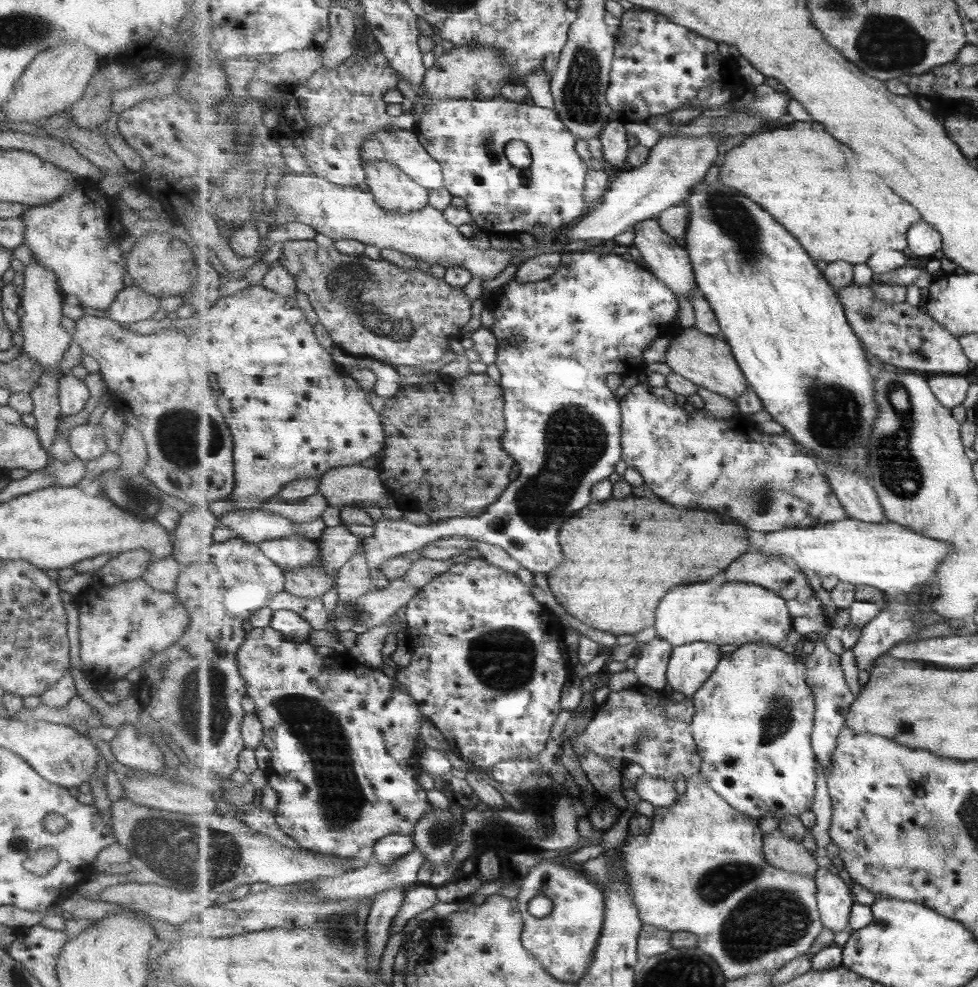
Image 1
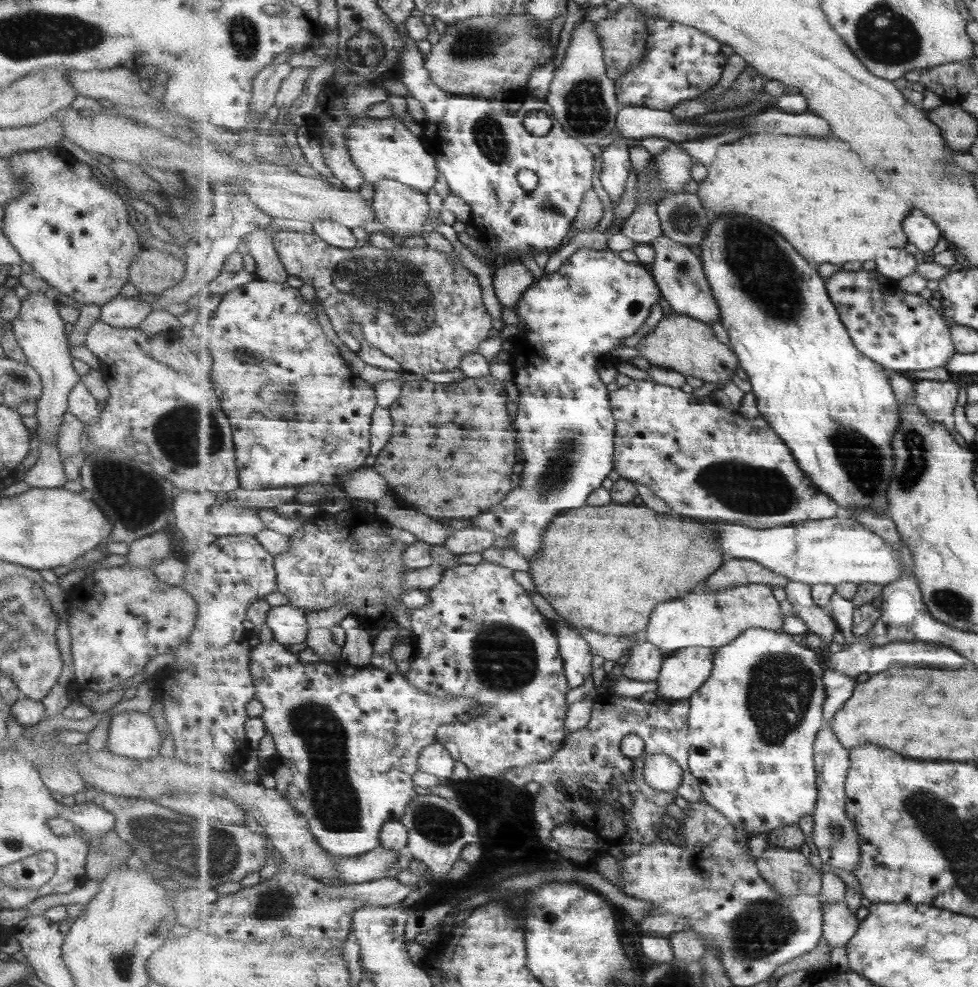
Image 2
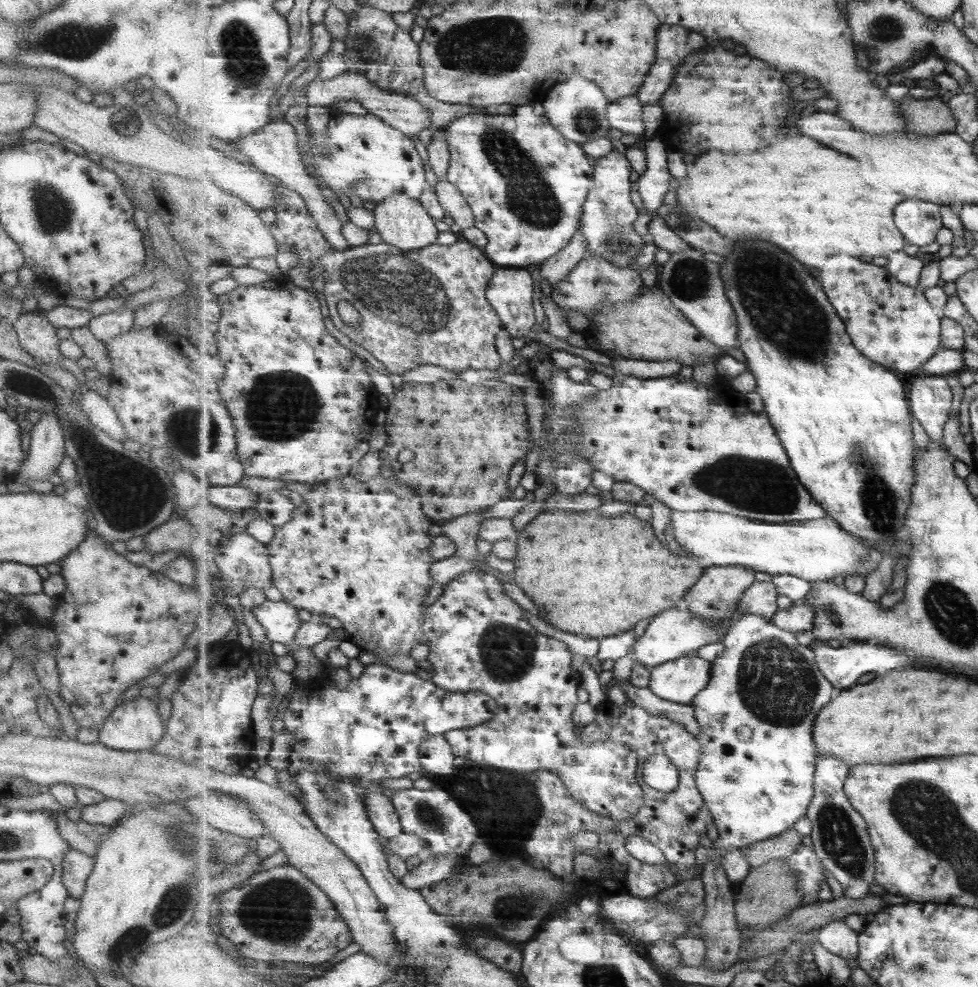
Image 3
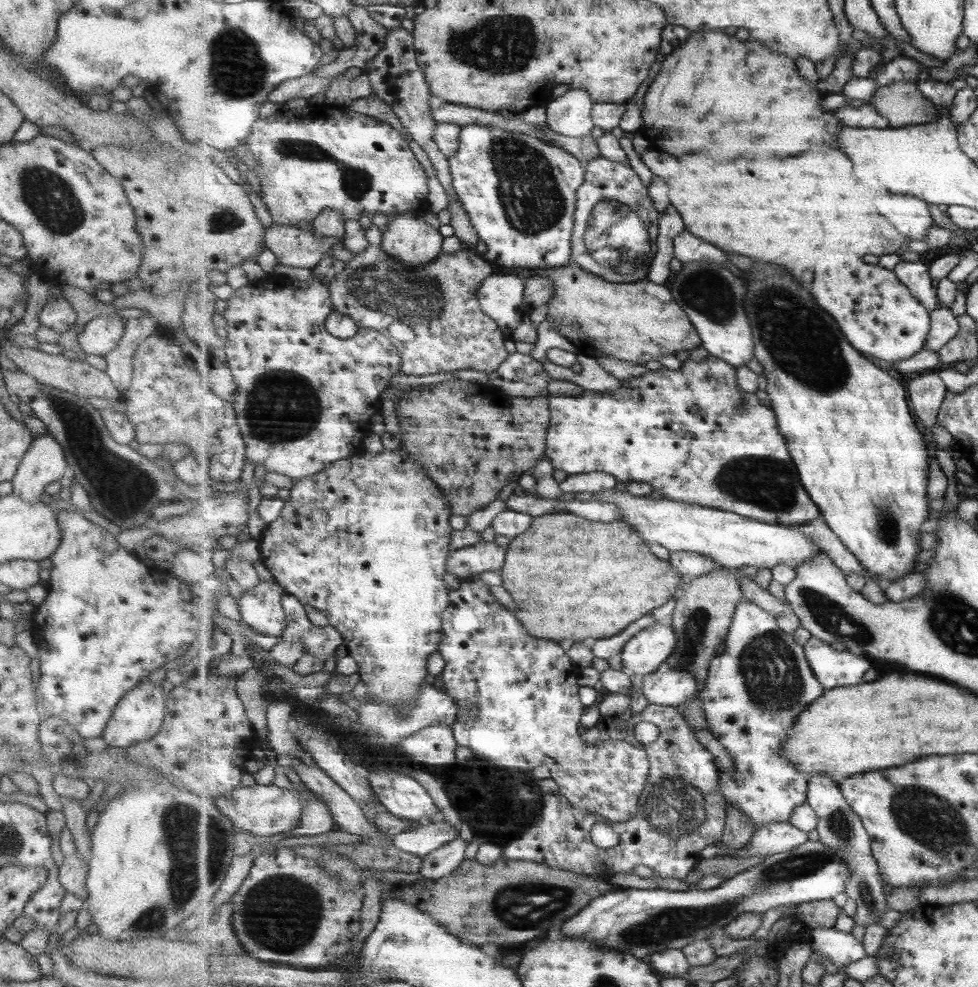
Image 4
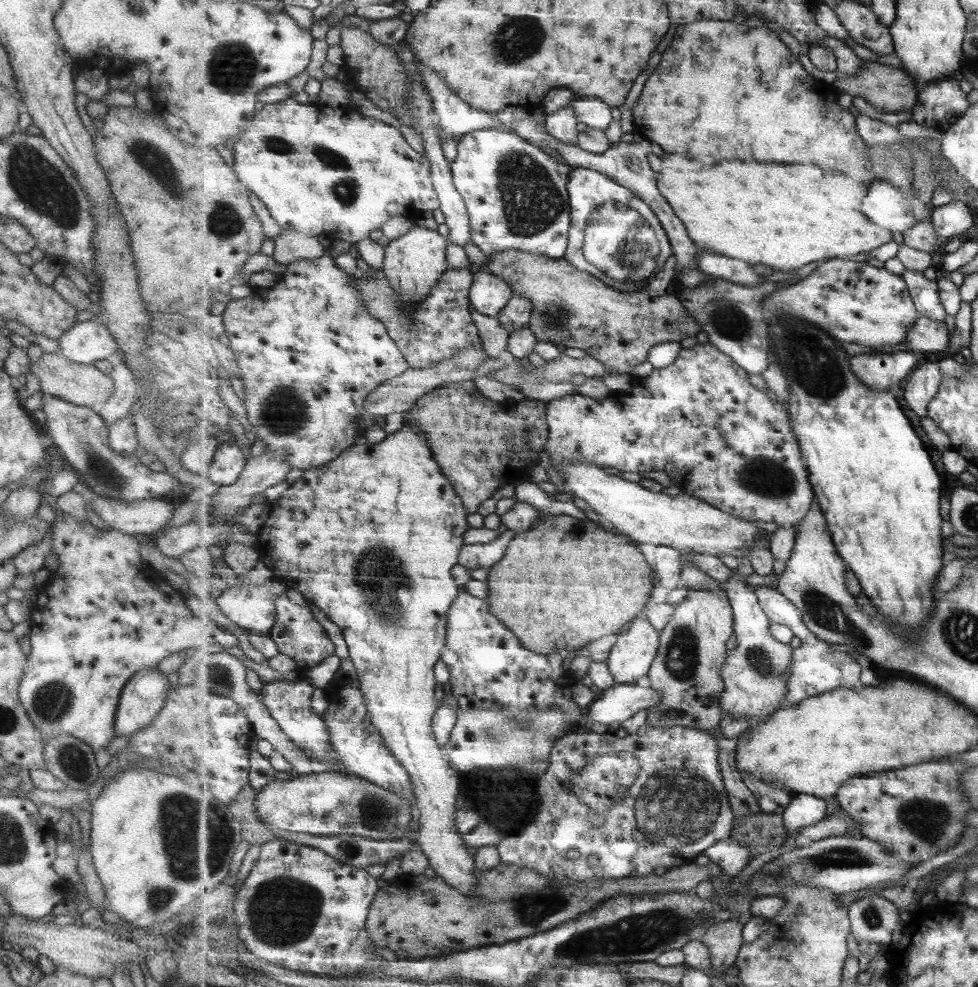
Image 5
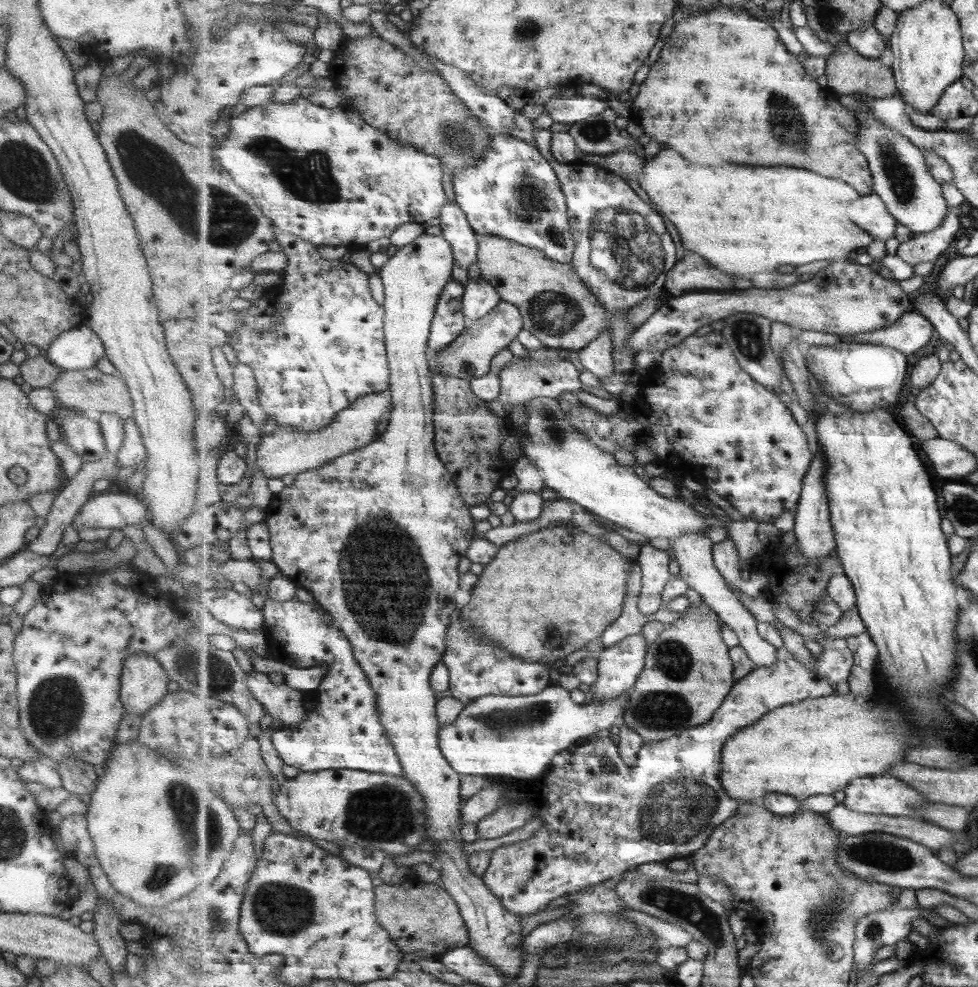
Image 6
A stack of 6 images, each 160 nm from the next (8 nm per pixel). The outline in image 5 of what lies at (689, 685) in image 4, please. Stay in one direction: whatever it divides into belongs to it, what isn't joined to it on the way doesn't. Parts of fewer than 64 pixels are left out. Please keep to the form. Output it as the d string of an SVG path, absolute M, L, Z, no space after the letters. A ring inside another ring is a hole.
M619 684L604 692L590 708L588 723L603 725L623 724L633 718L640 710L648 709L661 702L661 695L649 686L639 684Z

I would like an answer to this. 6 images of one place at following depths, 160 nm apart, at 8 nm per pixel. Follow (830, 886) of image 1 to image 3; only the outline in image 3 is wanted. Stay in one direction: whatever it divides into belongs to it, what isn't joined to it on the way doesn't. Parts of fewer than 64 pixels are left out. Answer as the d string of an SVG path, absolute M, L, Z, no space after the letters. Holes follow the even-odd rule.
M844 920L835 921L819 929L817 938L829 952L851 960L859 956L860 932L852 930Z

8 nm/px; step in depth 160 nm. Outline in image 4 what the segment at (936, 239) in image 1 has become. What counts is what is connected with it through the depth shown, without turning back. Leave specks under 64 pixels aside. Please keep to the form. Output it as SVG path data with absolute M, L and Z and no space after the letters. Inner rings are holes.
M893 194L875 200L875 204L879 204L879 212L887 216L887 221L910 240L923 241L931 224L935 223L929 213L929 204L913 196Z

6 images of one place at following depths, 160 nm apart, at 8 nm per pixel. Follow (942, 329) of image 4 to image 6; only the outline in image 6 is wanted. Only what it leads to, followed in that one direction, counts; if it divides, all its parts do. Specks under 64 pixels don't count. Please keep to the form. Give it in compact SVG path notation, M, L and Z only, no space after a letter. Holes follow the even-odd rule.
M906 312L897 324L859 335L839 335L839 338L847 343L869 343L895 348L911 357L913 352L923 348L933 338L933 330L933 324L921 313Z

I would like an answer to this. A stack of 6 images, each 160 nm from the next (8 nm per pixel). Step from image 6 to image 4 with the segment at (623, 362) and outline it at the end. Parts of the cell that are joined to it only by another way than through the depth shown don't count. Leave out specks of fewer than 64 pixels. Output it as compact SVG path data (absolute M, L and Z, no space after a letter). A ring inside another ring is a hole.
M573 263L550 269L515 268L514 274L525 279L529 276L548 276L552 280L554 295L547 304L545 321L555 323L557 331L579 346L581 353L587 356L596 359L605 355L645 364L649 360L659 361L662 356L672 355L679 350L703 347L698 329L667 285L655 284L650 280L612 283Z

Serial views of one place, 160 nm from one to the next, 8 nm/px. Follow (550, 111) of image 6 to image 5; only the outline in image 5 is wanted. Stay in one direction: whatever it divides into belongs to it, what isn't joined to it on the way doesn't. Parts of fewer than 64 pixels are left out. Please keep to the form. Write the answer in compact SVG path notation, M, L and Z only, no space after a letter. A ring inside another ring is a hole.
M594 96L573 97L572 106L577 118L587 127L607 130L613 122L611 107L604 100Z

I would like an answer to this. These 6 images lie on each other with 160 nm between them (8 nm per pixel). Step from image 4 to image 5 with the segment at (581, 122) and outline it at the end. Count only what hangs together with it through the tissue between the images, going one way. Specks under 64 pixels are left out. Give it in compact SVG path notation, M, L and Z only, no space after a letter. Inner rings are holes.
M571 99L568 104L555 113L546 115L545 125L547 132L557 140L565 144L577 145L580 135L579 130L577 130L577 122L580 122L580 120L574 111Z

